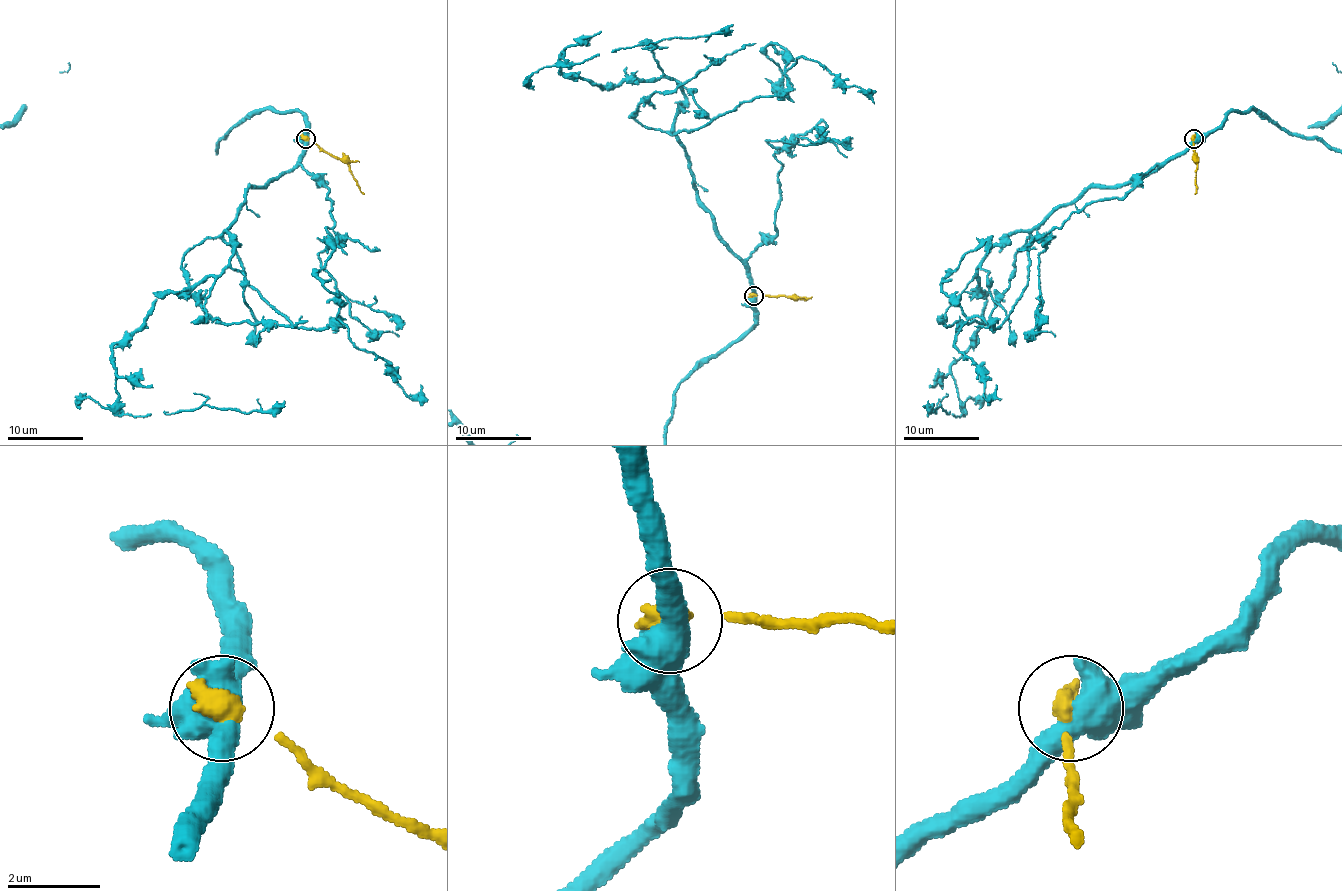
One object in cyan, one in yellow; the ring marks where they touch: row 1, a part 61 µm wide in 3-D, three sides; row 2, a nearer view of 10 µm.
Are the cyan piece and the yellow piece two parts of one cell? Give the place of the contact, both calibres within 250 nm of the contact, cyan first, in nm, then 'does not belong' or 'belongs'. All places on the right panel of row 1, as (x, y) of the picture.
at (1194, 138); 480 nm thick on the cyan side, 480 nm on the other; does not belong

